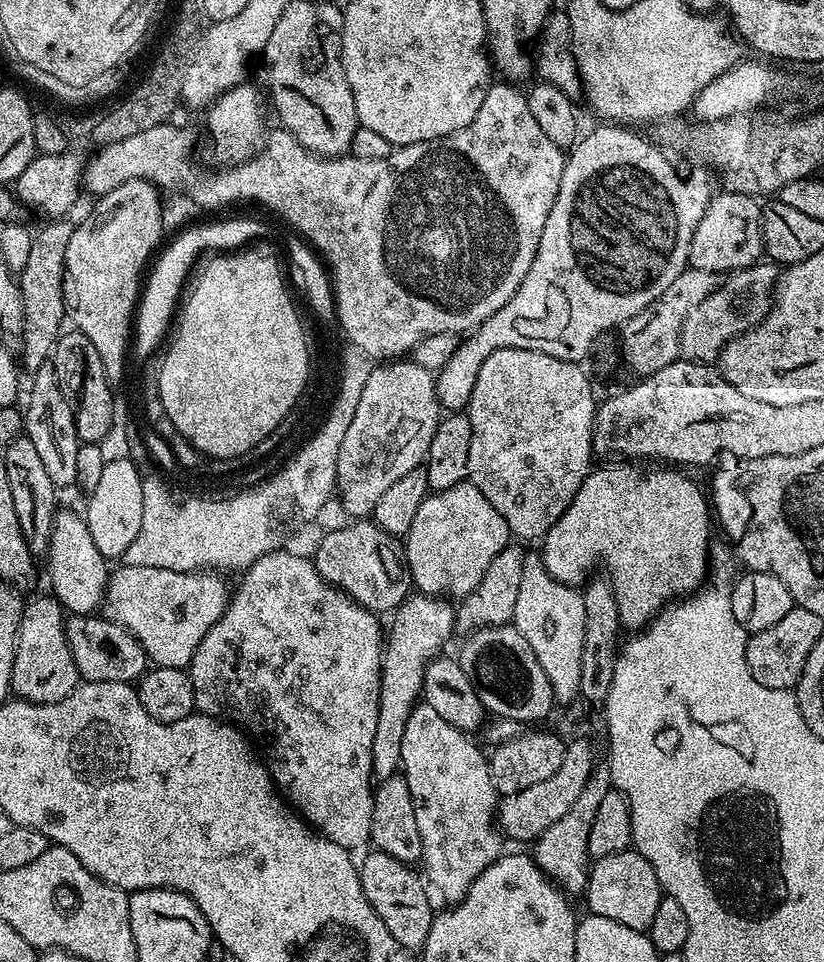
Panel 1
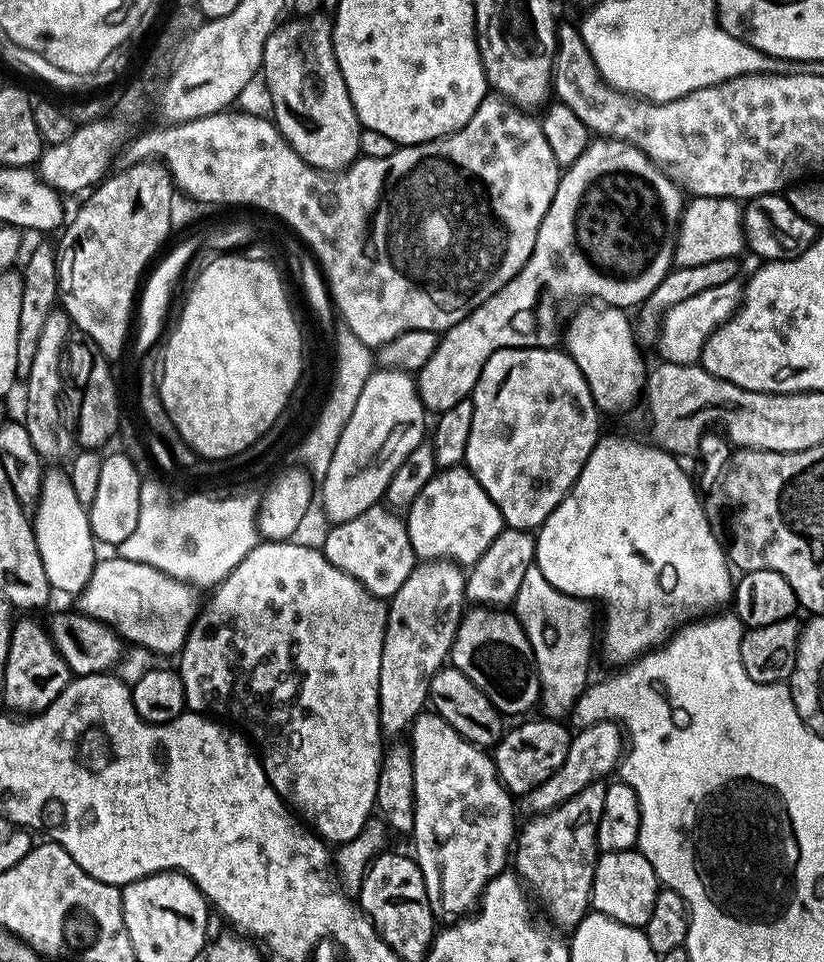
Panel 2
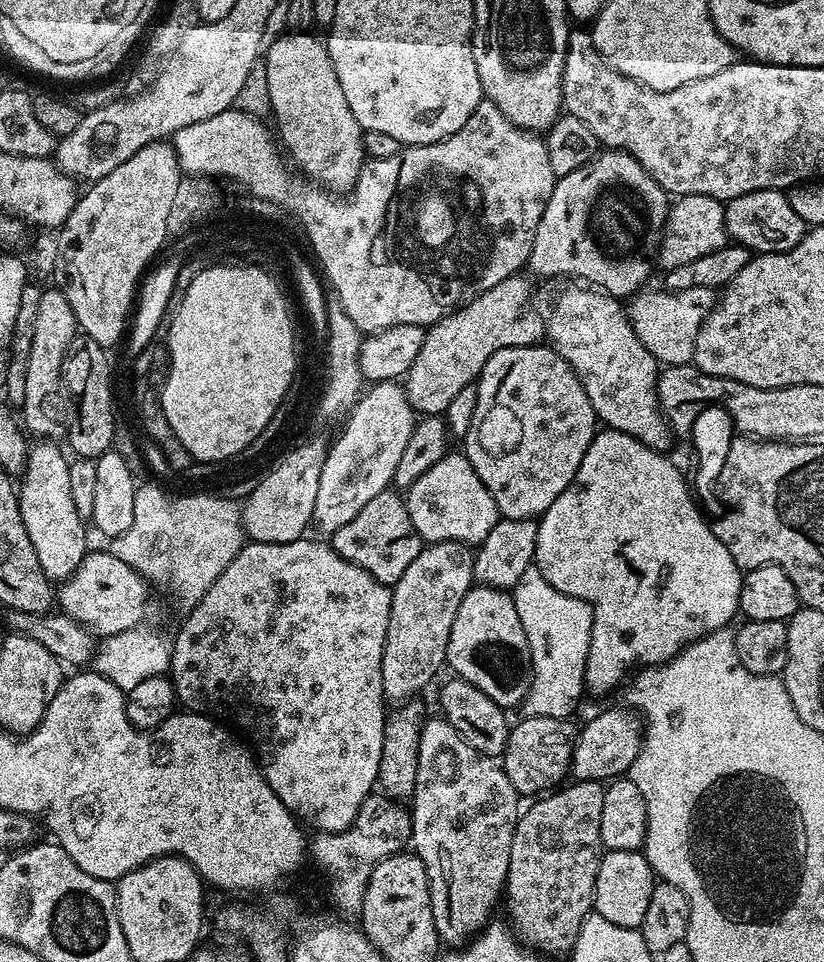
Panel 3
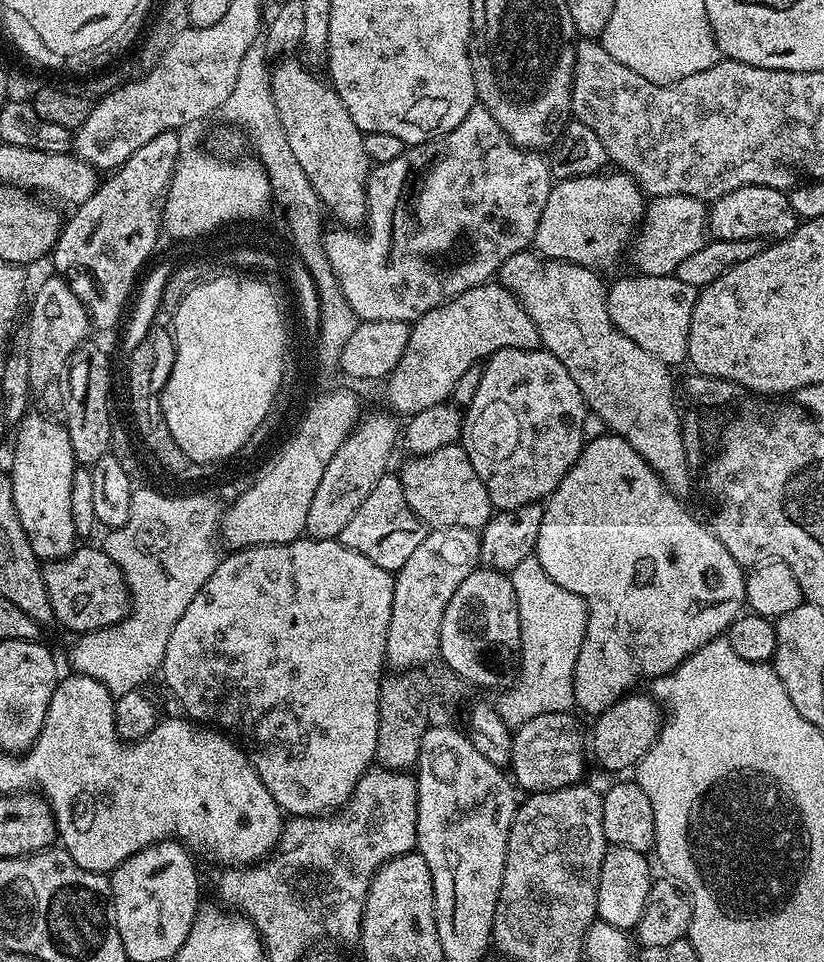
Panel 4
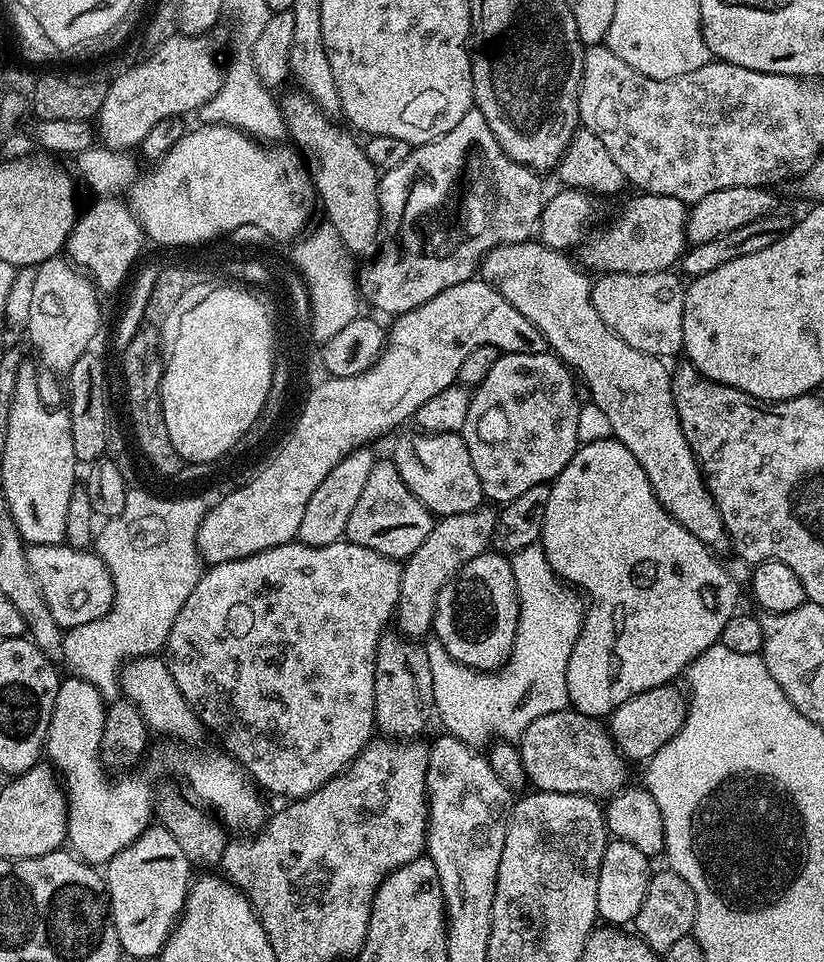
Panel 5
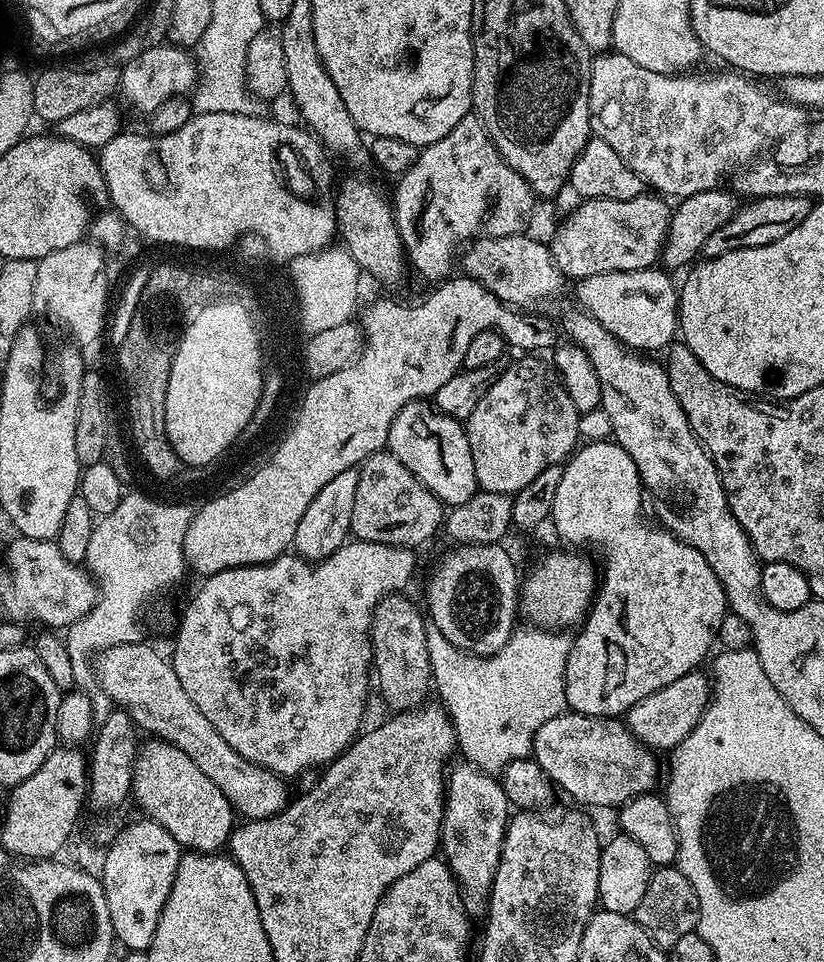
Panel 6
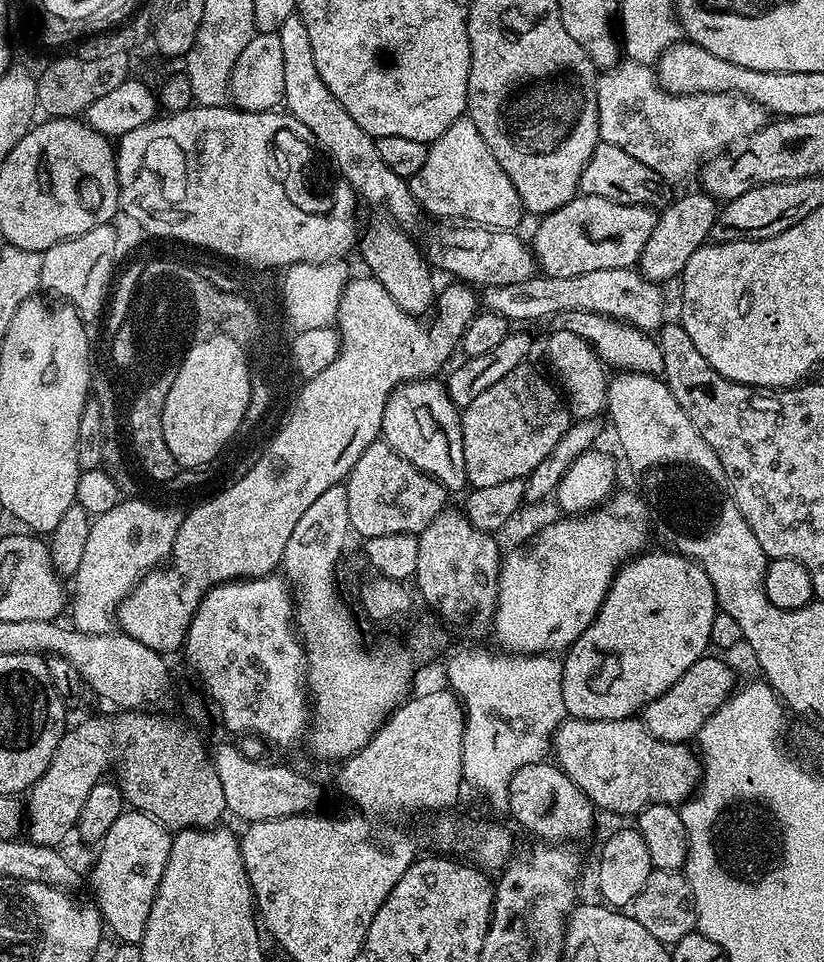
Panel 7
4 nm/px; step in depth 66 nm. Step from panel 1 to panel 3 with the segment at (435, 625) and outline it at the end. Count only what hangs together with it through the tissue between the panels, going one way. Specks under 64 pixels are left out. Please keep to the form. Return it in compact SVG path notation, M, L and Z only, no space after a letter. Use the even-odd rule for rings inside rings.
M453 540L428 544L421 547L418 558L406 566L402 578L391 585L392 605L390 606L390 622L386 630L386 646L382 650L382 686L385 701L408 702L416 696L436 675L440 667L445 667L448 658L448 639L450 626L454 626L454 614L458 614L458 606L462 606L462 598L474 587L472 578L472 557L469 545L459 544Z

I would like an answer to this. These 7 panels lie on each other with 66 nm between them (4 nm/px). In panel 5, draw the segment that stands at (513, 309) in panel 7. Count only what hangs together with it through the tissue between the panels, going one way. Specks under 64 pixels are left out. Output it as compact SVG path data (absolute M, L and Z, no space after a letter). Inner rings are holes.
M672 270L650 274L610 272L593 283L592 301L598 310L598 318L602 318L622 342L634 346L634 350L642 350L642 354L669 358L684 347L682 310L685 287L685 281Z

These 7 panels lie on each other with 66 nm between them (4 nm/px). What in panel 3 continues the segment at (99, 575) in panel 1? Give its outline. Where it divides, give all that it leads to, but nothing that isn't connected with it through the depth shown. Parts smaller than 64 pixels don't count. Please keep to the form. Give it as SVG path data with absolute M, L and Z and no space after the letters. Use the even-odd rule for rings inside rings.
M36 442L31 445L28 465L18 484L18 495L22 522L26 522L26 534L30 534L42 570L49 580L63 582L78 570L90 551L90 545L84 533L85 521L80 519L78 510L74 510L74 497L70 495L69 457L64 457L65 449L56 444L59 443Z

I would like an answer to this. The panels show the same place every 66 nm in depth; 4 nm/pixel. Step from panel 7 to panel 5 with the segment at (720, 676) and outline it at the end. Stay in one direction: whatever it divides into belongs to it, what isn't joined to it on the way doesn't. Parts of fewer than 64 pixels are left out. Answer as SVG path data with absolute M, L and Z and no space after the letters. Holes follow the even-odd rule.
M664 684L661 688L646 690L615 708L610 717L610 735L620 753L629 761L647 762L684 725L685 711L685 693L680 693L672 684Z

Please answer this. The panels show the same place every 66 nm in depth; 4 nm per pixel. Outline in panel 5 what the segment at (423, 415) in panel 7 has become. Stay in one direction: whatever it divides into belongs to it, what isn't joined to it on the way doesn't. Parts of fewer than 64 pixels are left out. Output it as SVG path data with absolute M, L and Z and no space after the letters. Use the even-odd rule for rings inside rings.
M420 432L404 444L400 457L394 460L402 482L410 486L414 498L431 510L433 517L466 514L481 507L485 499L478 474L474 474L474 462L470 462L470 450L466 450L463 435L458 432Z

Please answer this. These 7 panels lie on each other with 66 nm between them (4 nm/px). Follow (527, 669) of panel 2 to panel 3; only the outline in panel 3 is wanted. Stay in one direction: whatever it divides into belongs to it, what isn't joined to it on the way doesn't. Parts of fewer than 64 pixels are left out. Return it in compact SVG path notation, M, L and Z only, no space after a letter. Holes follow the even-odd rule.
M483 586L470 589L454 614L454 626L450 626L446 664L459 679L478 686L498 707L511 710L523 705L532 685L532 655L511 591Z

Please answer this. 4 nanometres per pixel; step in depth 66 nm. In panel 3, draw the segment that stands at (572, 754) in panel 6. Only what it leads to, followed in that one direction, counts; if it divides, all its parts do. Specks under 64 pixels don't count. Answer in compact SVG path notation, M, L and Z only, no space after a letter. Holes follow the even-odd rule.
M524 716L521 721L521 724L511 725L502 767L517 794L532 798L555 789L569 775L578 728L571 724L571 719L563 716Z

